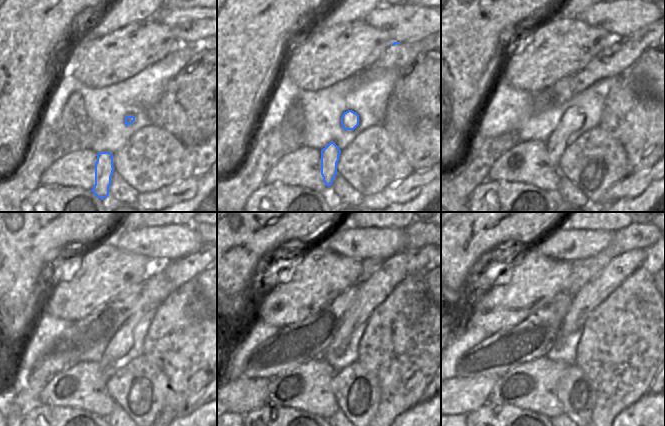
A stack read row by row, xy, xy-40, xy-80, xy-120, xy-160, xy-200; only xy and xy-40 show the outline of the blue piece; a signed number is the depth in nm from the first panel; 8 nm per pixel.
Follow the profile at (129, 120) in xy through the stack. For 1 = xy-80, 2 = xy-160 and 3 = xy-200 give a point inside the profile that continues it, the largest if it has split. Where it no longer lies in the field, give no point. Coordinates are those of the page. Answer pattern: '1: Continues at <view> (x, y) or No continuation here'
1: Continues at xy-80 (572, 119)
2: Continues at xy-160 (372, 292)
3: Continues at xy-200 (594, 292)

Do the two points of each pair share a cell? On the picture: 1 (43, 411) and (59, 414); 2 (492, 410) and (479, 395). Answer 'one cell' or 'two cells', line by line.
1: one cell
2: two cells

